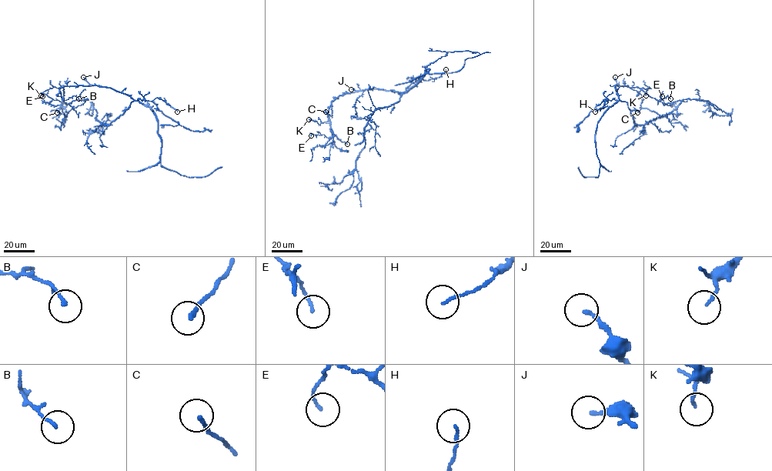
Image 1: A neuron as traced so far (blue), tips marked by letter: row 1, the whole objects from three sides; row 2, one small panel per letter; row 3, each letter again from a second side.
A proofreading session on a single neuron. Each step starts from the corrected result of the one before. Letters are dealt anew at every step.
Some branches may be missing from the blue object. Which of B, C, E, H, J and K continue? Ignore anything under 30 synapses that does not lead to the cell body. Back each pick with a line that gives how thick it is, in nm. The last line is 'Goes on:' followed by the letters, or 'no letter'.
Goes on: no letter

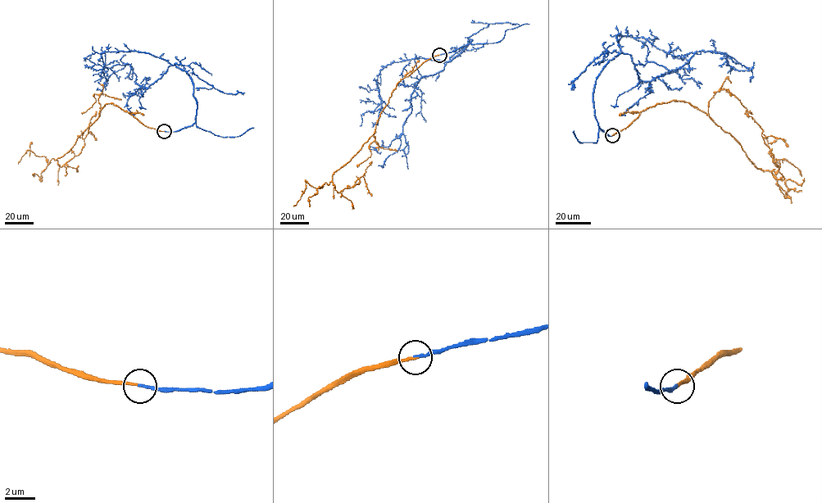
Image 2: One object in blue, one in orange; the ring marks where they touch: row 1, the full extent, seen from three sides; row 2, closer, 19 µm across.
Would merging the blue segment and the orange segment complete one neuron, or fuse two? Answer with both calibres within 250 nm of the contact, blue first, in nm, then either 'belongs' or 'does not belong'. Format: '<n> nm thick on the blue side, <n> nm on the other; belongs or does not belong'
180 nm thick on the blue side, 160 nm on the other; belongs

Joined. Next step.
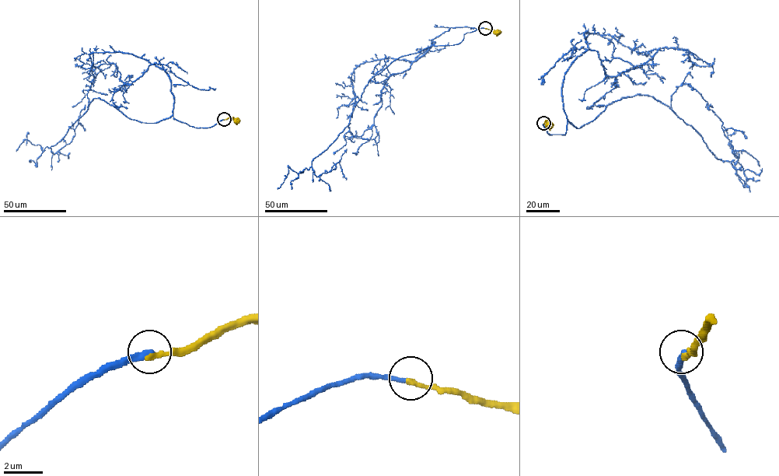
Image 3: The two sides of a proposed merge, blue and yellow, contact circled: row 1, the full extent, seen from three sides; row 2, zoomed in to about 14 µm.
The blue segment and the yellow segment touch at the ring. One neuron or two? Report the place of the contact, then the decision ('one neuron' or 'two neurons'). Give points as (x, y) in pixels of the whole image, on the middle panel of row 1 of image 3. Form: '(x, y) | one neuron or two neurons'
(485, 28) | one neuron

